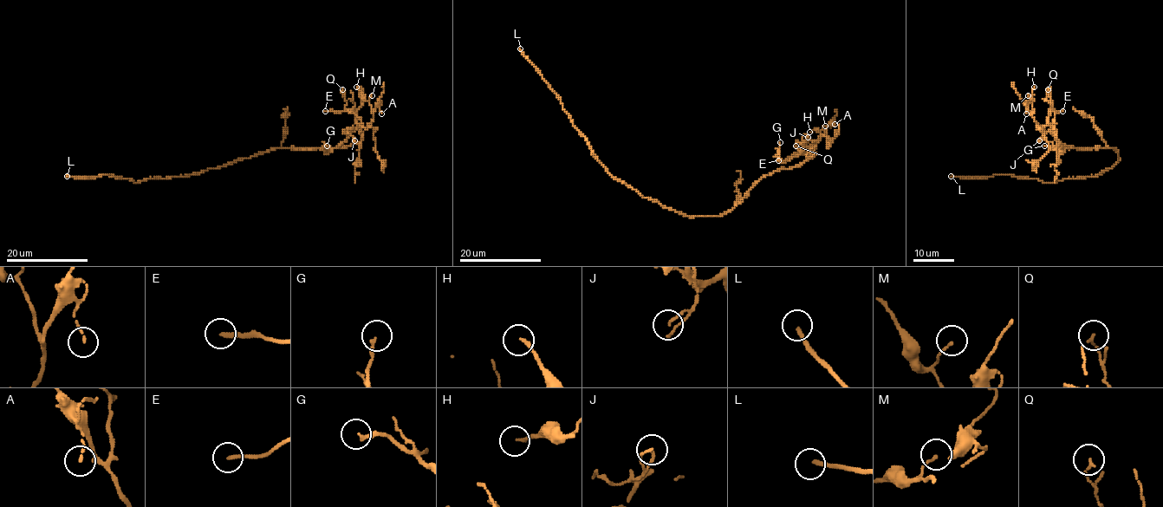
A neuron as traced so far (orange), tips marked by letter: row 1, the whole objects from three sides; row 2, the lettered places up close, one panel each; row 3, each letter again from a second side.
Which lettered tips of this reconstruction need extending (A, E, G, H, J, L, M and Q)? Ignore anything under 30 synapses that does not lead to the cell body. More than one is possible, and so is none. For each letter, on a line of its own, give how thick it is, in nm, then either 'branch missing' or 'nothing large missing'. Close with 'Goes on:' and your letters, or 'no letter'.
A: 110 nm | nothing large missing
E: 200 nm | nothing large missing
G: 190 nm | nothing large missing
H: 140 nm | nothing large missing
J: 120 nm | nothing large missing
L: 200 nm | branch missing
M: 110 nm | nothing large missing
Q: 120 nm | nothing large missing
Goes on: L

